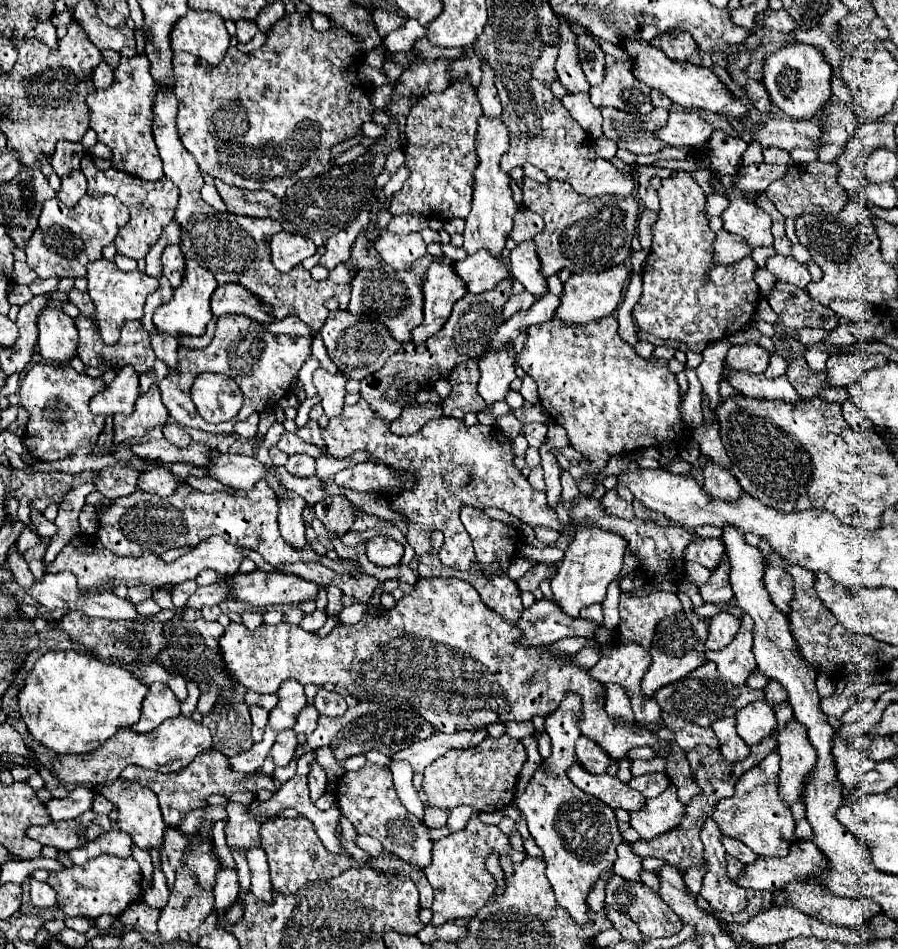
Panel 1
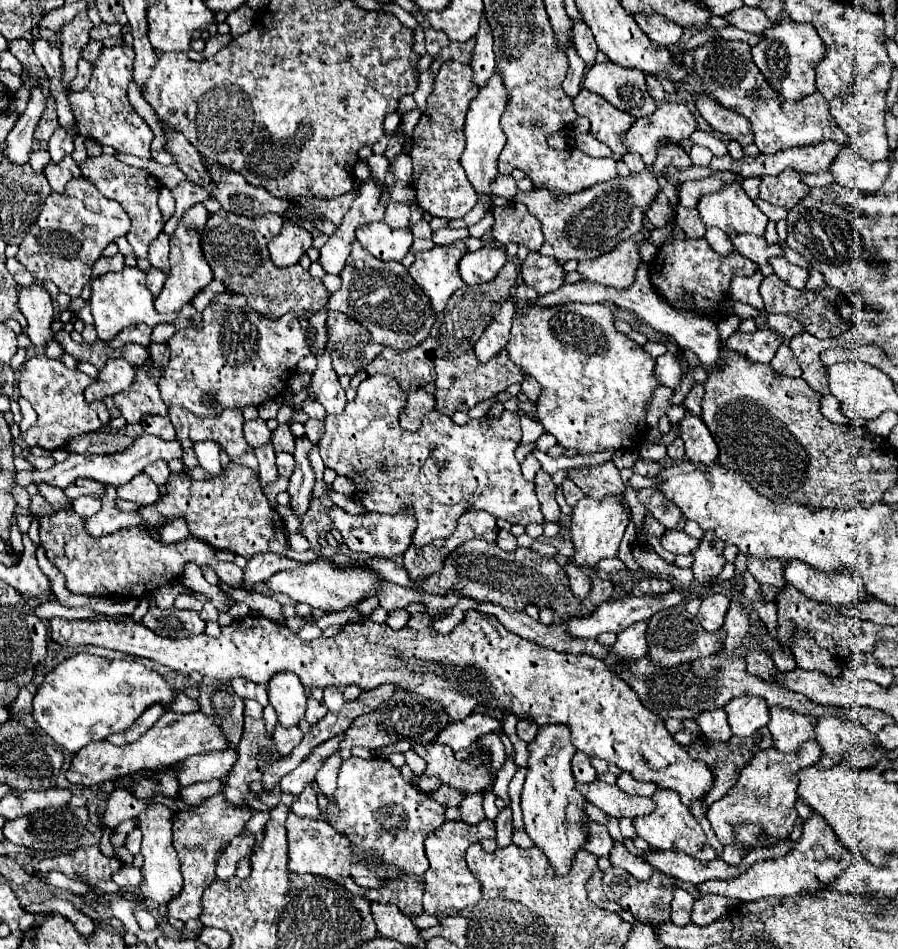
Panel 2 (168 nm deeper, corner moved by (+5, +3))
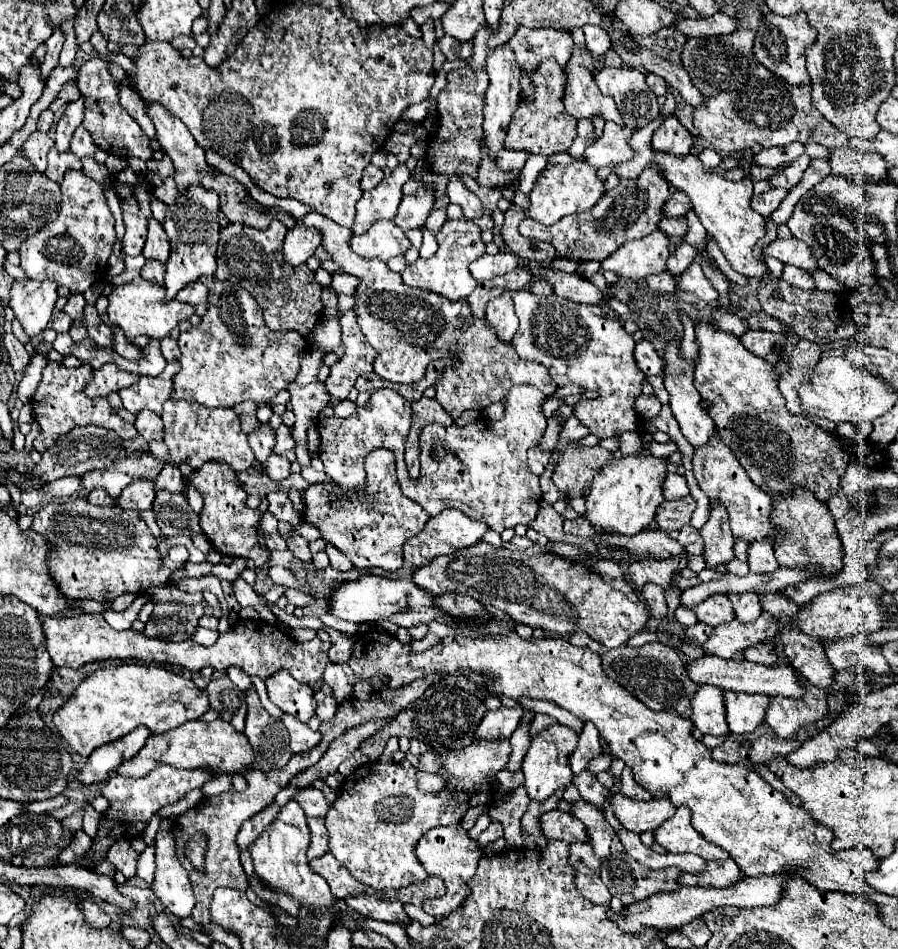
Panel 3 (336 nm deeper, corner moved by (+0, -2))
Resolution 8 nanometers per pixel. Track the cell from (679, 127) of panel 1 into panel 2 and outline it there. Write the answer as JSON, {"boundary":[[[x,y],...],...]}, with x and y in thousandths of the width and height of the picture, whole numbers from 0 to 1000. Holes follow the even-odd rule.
{"boundary":[[[742,107],[735,110],[726,122],[710,124],[695,141],[695,152],[702,160],[715,162],[719,177],[726,177],[737,152],[757,152],[759,148],[768,145],[775,135],[777,129],[766,112]]]}

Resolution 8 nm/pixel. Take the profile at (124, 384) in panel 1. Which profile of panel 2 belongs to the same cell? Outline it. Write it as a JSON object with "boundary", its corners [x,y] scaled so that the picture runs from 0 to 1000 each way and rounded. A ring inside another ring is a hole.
{"boundary":[[[138,377],[120,379],[118,388],[111,390],[111,398],[96,409],[94,419],[98,424],[107,424],[118,417],[127,417],[131,413],[143,411],[149,400],[151,400],[151,390]]]}

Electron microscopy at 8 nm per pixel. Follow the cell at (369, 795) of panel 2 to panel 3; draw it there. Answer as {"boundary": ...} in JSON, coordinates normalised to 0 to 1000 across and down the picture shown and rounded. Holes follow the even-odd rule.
{"boundary":[[[527,777],[524,785],[516,789],[502,789],[498,796],[498,802],[487,796],[487,789],[472,793],[467,798],[467,808],[447,808],[447,806],[431,806],[431,804],[409,804],[406,808],[398,808],[380,827],[375,844],[369,848],[364,861],[362,861],[362,871],[366,876],[366,899],[373,901],[378,909],[382,909],[393,924],[400,924],[400,928],[406,928],[415,937],[447,937],[451,933],[471,928],[476,922],[473,916],[469,916],[464,903],[460,903],[460,895],[464,886],[482,871],[491,869],[507,869],[513,867],[516,859],[520,857],[522,850],[527,848],[545,848],[549,844],[551,836],[551,819],[556,812],[560,812],[567,804],[569,798],[569,783],[567,779],[531,779]],[[496,810],[500,815],[496,823],[496,829],[489,836],[471,836],[464,831],[465,811],[478,815],[489,815]]]}

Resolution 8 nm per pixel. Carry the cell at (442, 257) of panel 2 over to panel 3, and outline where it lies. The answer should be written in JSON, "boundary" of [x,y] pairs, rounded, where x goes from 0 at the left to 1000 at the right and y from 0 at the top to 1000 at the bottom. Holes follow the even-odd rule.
{"boundary":[[[513,229],[513,231],[496,233],[496,237],[484,250],[489,256],[487,267],[478,273],[464,273],[462,277],[453,279],[451,286],[447,286],[451,300],[467,300],[469,305],[478,305],[504,317],[522,313],[531,302],[531,296],[522,288],[522,279],[540,267],[540,256],[536,254],[536,241],[529,237],[529,233]]]}

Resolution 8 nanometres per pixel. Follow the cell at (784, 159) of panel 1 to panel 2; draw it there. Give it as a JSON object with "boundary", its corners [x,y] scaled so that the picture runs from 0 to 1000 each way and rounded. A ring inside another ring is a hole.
{"boundary":[[[795,44],[775,51],[775,76],[784,84],[791,99],[813,116],[837,126],[840,133],[840,148],[849,162],[862,162],[866,158],[886,156],[886,154],[902,154],[913,152],[918,148],[929,148],[944,152],[944,143],[929,131],[924,122],[924,110],[918,105],[913,97],[889,105],[886,110],[873,110],[869,101],[855,91],[849,76],[842,72],[835,48],[829,44]]]}

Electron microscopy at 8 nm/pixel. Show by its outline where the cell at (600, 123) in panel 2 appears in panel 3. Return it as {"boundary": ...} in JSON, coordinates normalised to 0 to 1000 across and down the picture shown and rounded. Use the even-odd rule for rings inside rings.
{"boundary":[[[638,50],[636,62],[629,68],[629,79],[634,85],[627,102],[629,115],[643,125],[671,121],[676,128],[692,130],[692,121],[687,117],[685,106],[680,102],[674,102],[663,90],[660,68],[663,60],[654,50]]]}

